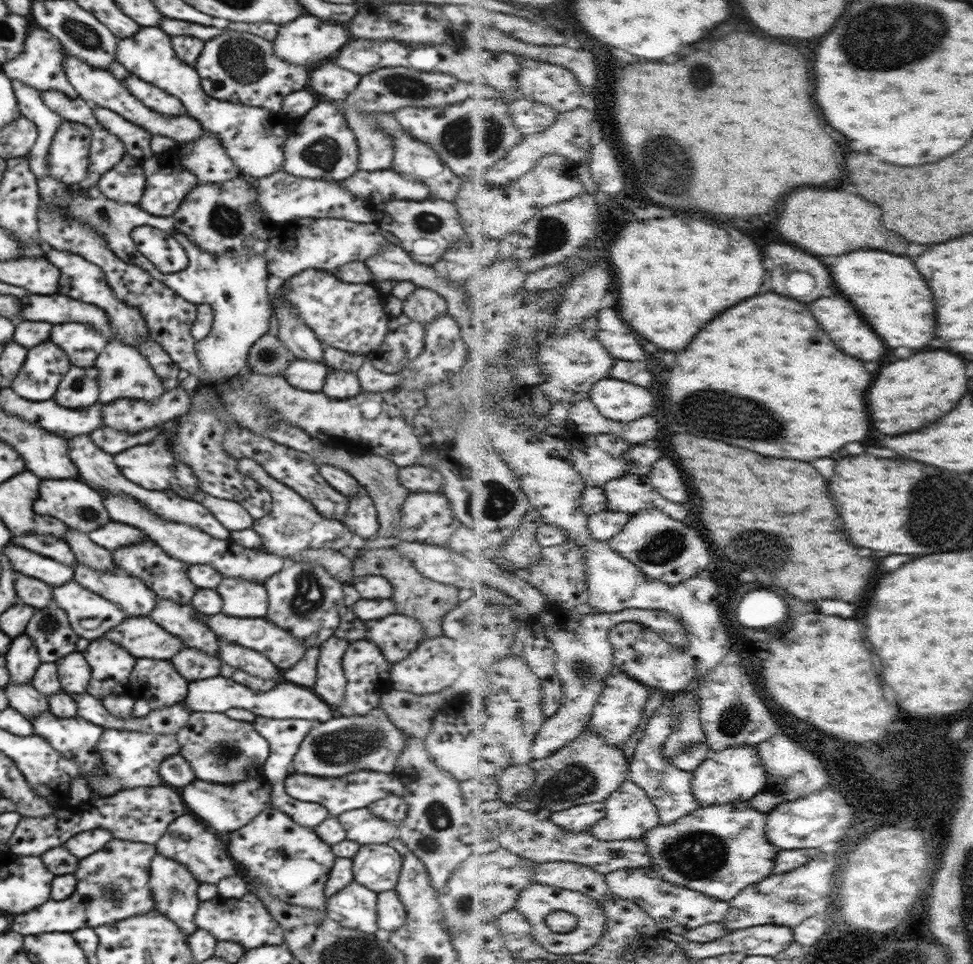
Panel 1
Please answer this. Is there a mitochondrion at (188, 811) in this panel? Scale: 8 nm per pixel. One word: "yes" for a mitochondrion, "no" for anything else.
no

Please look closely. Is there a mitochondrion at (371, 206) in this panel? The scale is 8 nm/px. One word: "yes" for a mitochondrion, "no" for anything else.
no

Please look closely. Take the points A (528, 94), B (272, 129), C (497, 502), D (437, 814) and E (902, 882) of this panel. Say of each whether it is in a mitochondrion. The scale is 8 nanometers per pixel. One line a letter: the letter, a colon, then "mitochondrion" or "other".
A: other
B: other
C: mitochondrion
D: mitochondrion
E: other

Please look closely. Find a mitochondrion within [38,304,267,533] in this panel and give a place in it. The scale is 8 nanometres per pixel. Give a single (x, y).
(86, 513)

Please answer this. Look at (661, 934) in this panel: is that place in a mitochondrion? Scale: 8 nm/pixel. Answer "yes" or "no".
no

